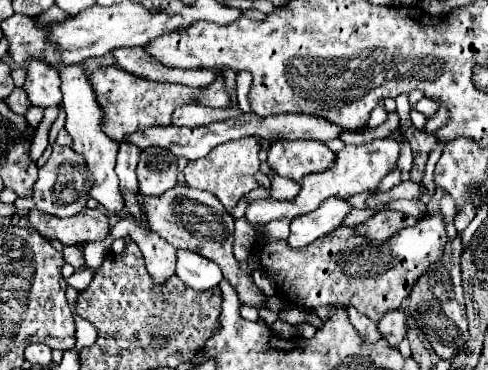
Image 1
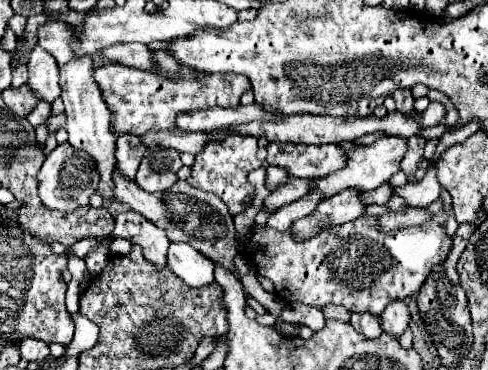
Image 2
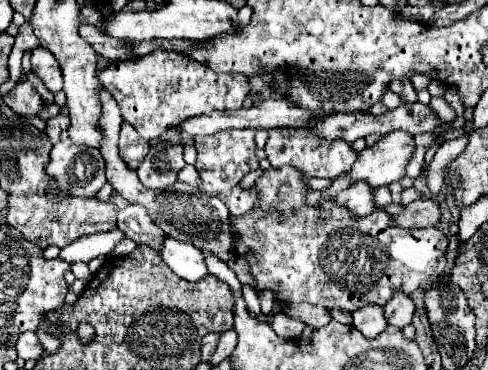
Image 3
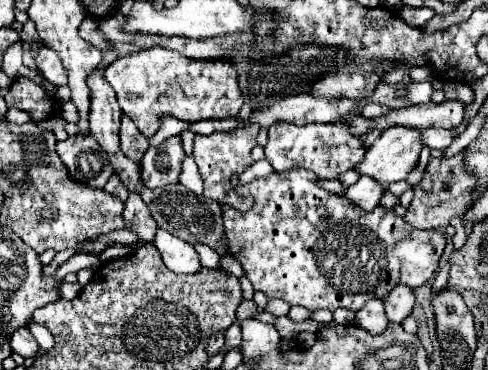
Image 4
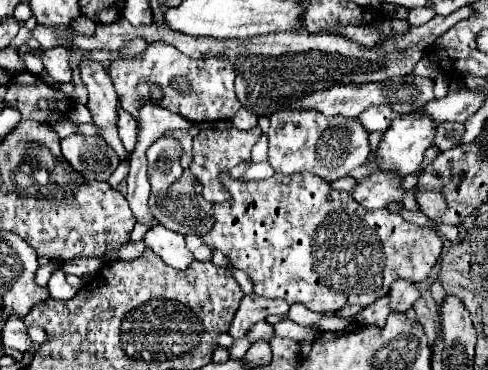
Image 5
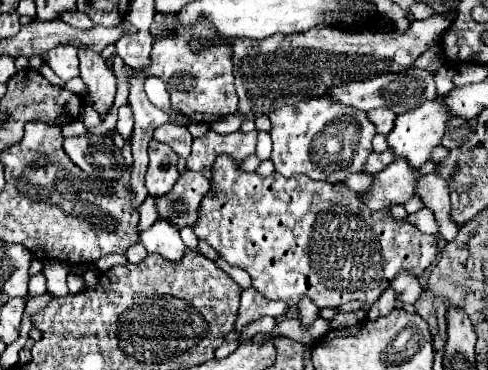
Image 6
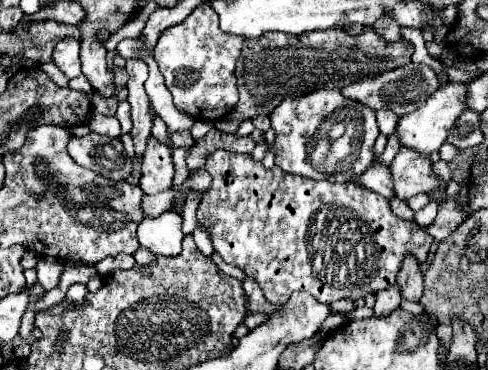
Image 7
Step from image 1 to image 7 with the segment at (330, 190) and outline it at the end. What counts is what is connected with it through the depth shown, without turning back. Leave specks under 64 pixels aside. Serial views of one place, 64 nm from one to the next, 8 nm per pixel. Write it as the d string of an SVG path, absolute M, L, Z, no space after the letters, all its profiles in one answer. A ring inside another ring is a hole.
M444 82L436 88L434 96L430 96L426 100L426 104L422 108L418 108L416 112L412 114L406 114L400 118L398 122L398 136L400 136L400 142L408 148L416 148L420 154L424 156L430 156L432 152L436 152L442 142L448 138L448 132L452 128L452 124L456 124L456 120L460 118L460 112L464 112L464 100L468 98L468 82Z

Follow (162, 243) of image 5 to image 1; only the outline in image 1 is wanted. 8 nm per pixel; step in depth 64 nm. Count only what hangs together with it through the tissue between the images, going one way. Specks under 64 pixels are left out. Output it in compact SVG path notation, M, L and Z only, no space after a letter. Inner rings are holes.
M176 250L176 276L194 290L208 290L218 286L222 272L212 260L196 256L196 252Z

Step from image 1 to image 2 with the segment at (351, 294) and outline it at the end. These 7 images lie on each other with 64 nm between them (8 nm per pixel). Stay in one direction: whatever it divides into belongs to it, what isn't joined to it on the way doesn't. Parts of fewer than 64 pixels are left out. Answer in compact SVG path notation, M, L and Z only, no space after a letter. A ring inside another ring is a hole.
M364 216L354 222L342 224L340 228L324 228L324 232L318 232L316 236L312 236L312 240L296 240L290 228L286 232L278 232L270 226L252 224L248 250L254 250L256 274L272 280L276 296L286 302L304 302L312 306L342 304L350 312L372 312L380 316L388 302L406 300L420 290L432 268L446 260L452 242L444 226L436 220L398 232L380 230L380 224L376 224L376 220L378 216Z

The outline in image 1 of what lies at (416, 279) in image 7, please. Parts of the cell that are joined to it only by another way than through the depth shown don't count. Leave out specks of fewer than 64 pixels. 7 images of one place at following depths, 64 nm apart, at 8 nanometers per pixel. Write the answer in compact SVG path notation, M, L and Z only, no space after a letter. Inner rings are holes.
M400 308L384 314L382 320L378 322L378 330L382 338L390 342L390 346L398 346L406 336L406 314Z

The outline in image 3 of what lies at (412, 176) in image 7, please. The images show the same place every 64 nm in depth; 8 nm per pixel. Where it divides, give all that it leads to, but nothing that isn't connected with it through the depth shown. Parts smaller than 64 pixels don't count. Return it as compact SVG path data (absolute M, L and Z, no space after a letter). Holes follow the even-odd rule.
M364 182L352 184L336 196L336 202L340 206L346 206L356 216L368 216L374 212L374 188Z

